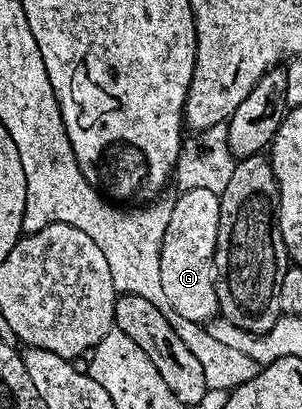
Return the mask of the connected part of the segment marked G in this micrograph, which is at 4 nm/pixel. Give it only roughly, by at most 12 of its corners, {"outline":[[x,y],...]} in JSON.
{"outline":[[179,192],[162,247],[168,303],[219,316],[220,196]]}

